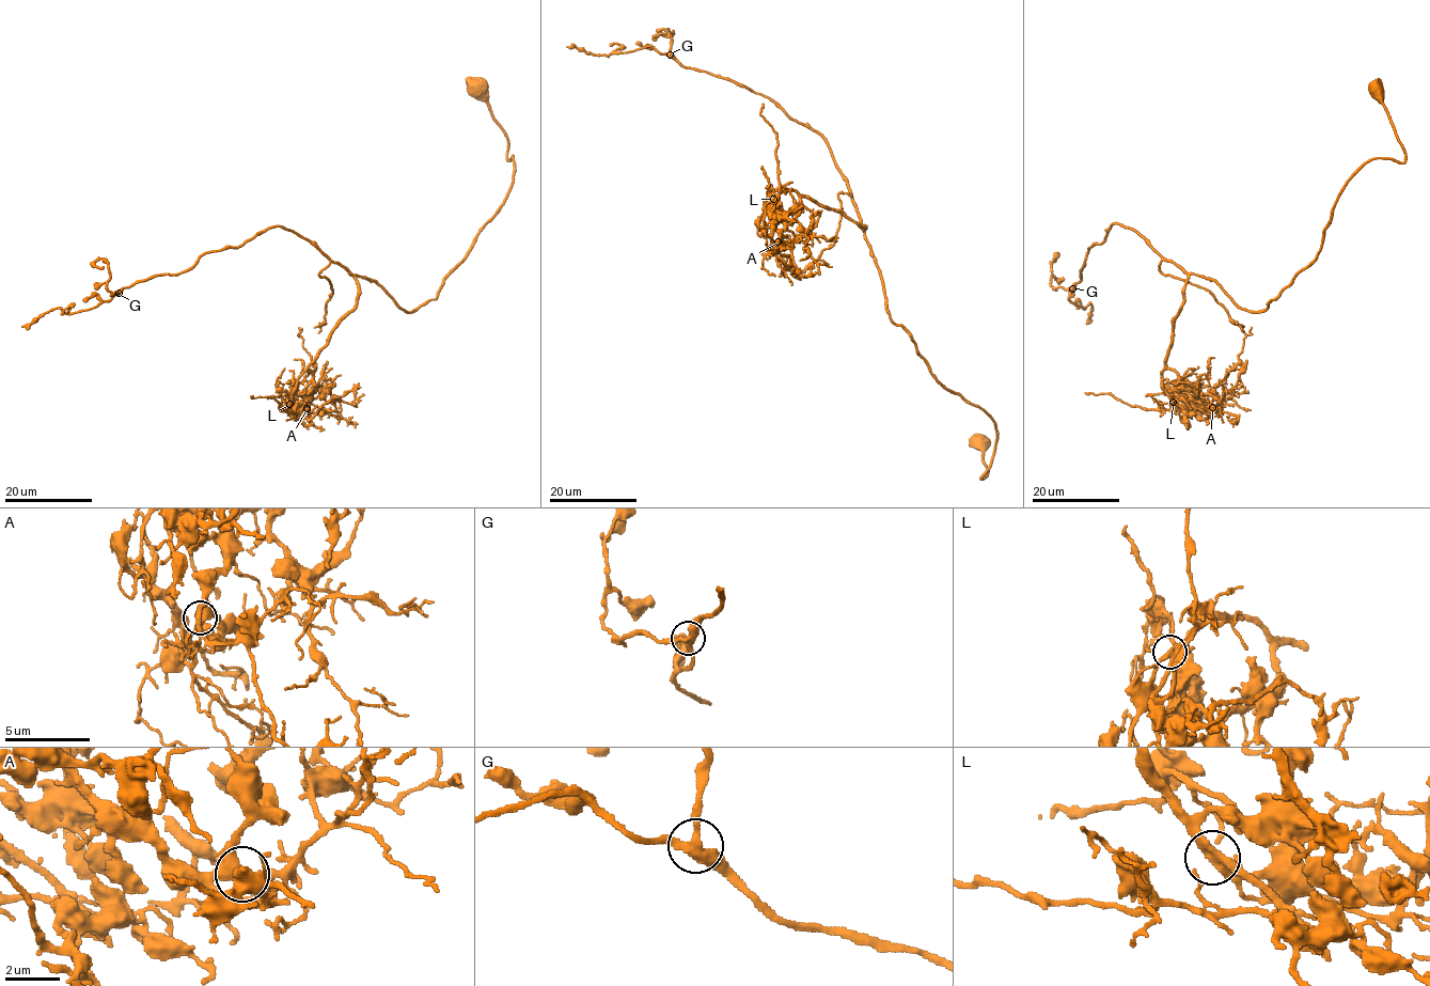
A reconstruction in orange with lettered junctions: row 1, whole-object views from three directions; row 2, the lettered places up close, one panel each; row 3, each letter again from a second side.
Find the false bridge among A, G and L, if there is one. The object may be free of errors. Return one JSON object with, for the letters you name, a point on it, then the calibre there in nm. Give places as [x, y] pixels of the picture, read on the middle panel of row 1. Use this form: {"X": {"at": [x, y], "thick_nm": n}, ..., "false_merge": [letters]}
{"false_merge": []}

